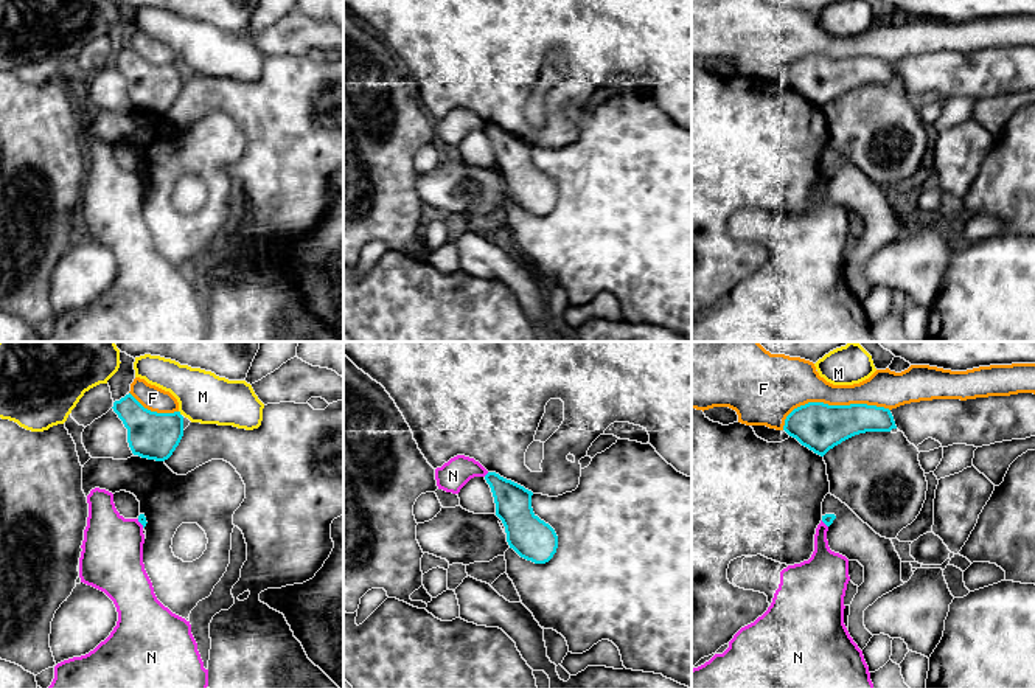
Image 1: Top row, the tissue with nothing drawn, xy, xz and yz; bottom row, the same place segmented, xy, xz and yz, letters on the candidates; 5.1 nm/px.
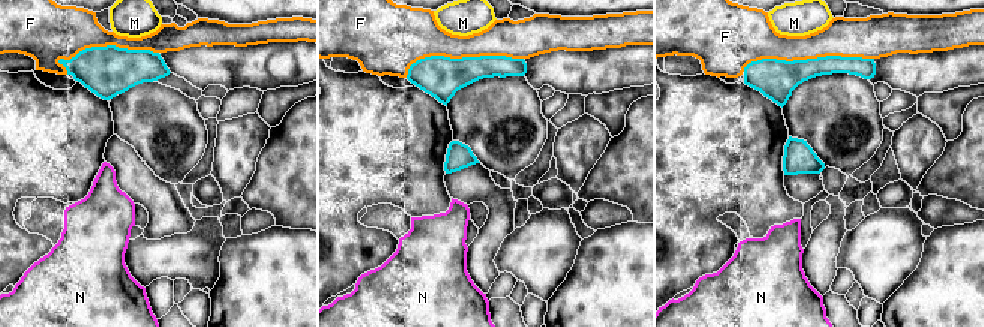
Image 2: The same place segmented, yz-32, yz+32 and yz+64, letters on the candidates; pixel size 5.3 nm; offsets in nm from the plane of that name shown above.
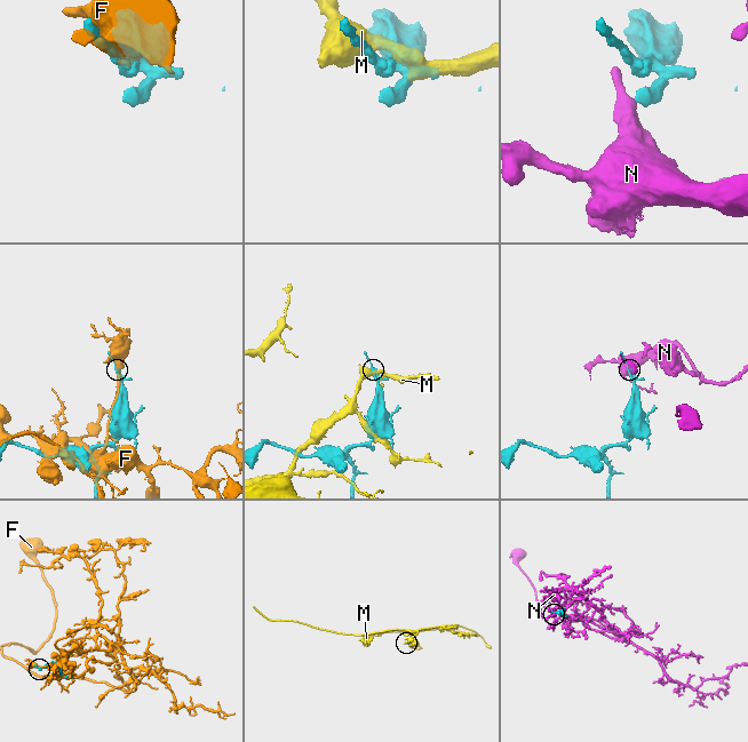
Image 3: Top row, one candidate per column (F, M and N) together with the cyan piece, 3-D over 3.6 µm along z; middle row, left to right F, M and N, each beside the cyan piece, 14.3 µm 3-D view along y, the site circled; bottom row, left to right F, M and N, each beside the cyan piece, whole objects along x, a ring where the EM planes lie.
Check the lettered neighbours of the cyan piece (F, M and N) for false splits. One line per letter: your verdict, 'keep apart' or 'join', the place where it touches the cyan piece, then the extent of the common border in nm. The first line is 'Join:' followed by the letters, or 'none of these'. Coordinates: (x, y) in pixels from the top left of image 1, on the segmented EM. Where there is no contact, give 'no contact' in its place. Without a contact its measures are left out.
Join: none of these
F: keep apart; contact yz (832, 406); length 550 nm
M: keep apart; contact xy (179, 413); length 30 nm
N: keep apart; contact xz (487, 474); length 40 nm

